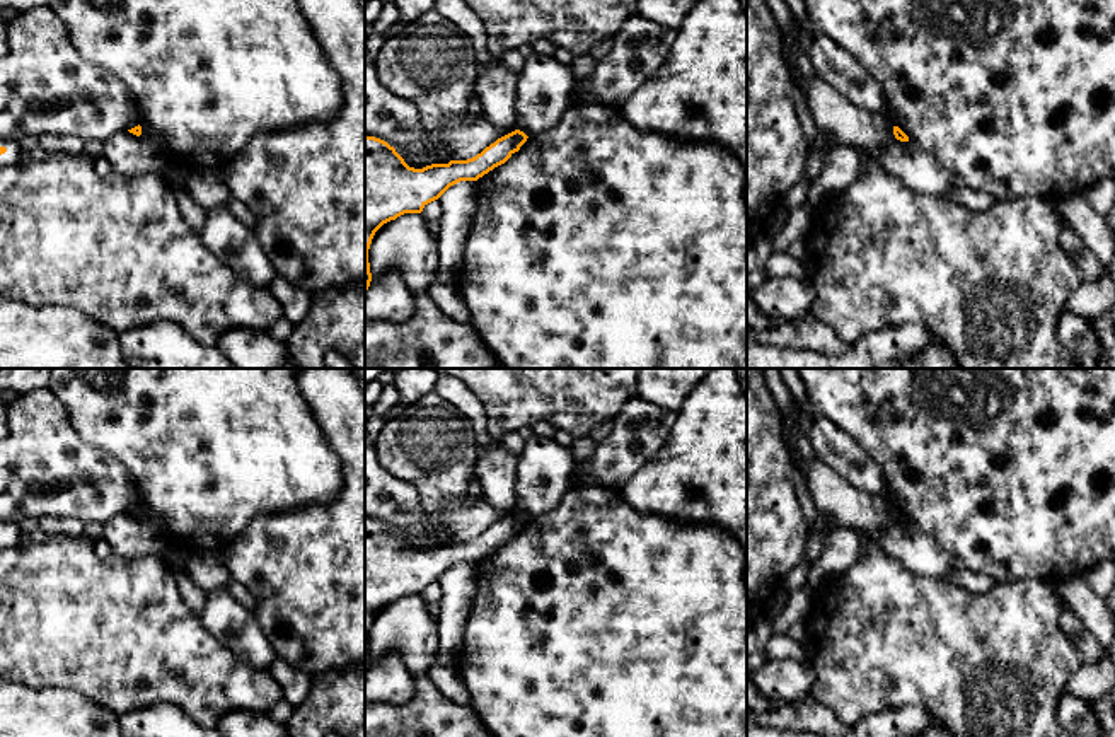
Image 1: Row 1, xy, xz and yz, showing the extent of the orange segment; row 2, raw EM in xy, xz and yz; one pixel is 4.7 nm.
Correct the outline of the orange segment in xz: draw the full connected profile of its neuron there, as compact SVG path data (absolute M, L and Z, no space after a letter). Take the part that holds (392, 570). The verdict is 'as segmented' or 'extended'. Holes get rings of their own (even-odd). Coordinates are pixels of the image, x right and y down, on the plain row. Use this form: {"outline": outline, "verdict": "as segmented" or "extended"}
{"outline": "M515 512L472 541L414 551L387 524L365 519L365 676L372 664L368 631L384 606L404 595L421 595L460 563L477 563L505 546L527 520Z", "verdict": "as segmented"}

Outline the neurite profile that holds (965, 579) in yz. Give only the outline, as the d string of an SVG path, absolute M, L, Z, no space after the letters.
M965 568L955 570L946 580L973 594L984 594L997 585L996 580Z

